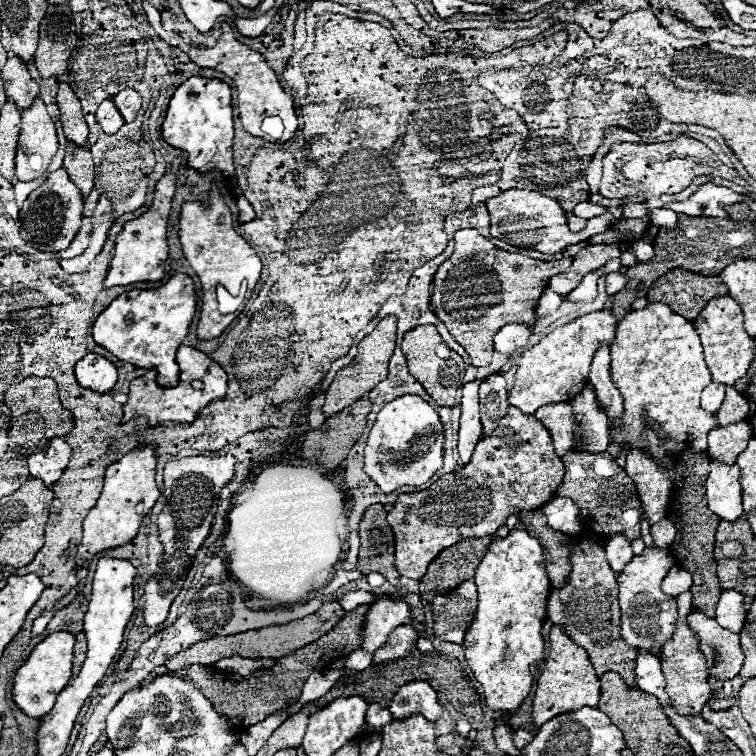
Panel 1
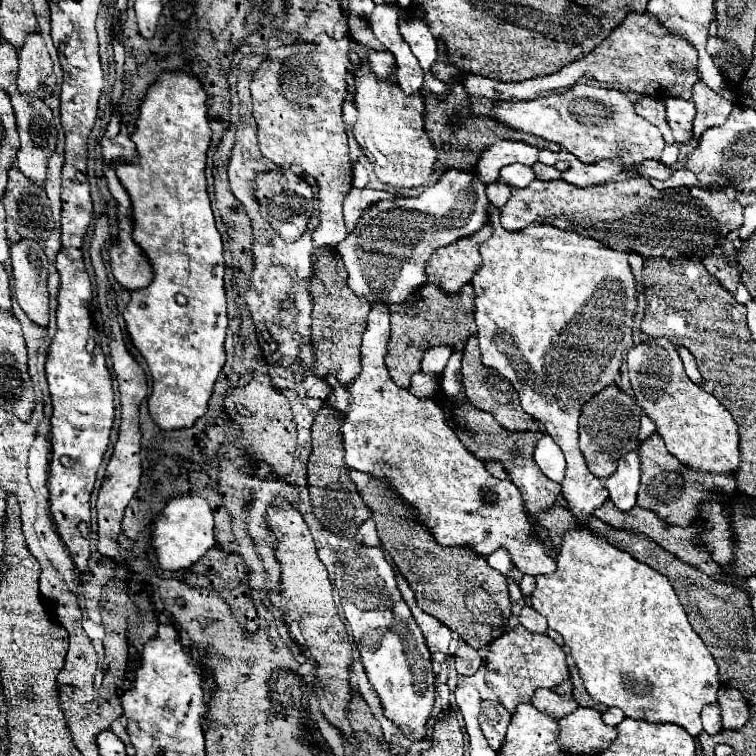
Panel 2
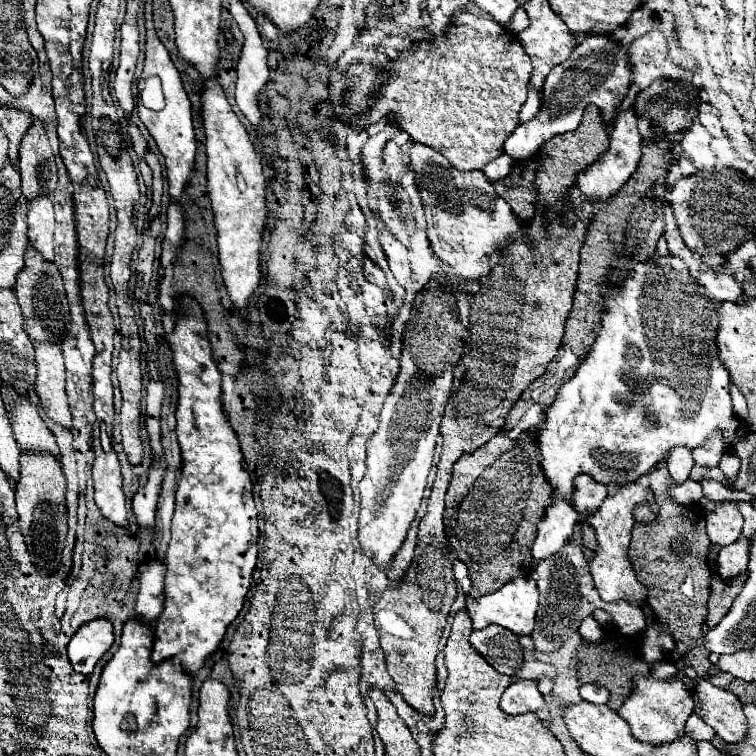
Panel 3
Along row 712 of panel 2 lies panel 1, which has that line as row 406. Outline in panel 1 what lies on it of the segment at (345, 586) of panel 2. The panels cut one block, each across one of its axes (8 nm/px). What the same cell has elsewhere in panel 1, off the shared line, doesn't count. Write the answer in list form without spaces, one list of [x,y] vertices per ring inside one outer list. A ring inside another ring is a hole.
[[[406,394],[388,402],[370,430],[364,448],[364,472],[378,484],[384,494],[400,486],[420,486],[440,468],[444,456],[444,428],[438,412],[420,396]]]

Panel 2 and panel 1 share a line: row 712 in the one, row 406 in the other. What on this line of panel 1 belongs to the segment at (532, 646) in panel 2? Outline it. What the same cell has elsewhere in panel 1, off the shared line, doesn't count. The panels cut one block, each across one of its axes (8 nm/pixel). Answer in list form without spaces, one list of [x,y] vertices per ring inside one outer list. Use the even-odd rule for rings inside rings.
[[[510,406],[508,414],[500,420],[500,426],[494,430],[494,436],[484,438],[476,444],[476,450],[472,454],[472,460],[458,472],[446,474],[440,480],[436,480],[430,488],[414,494],[400,494],[394,502],[392,510],[388,512],[386,520],[394,532],[396,538],[396,568],[400,576],[422,580],[426,576],[426,570],[430,562],[452,544],[458,544],[462,540],[470,538],[484,538],[484,536],[496,536],[498,528],[506,526],[506,520],[510,514],[522,512],[522,510],[536,510],[552,500],[558,484],[564,478],[564,464],[560,456],[554,452],[552,438],[538,424],[538,420],[530,414],[522,414],[518,408]]]

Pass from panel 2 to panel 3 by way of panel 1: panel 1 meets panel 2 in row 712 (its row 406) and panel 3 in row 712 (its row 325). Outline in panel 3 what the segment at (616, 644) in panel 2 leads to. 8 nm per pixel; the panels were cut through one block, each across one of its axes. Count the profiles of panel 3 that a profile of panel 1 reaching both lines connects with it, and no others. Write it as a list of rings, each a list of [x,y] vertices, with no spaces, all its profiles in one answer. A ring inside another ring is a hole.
[[[638,676],[632,694],[622,704],[618,714],[628,722],[630,732],[638,742],[658,746],[664,742],[674,742],[686,734],[684,724],[692,714],[692,710],[694,710],[692,694],[684,688],[684,684],[678,678],[654,680],[652,676]]]

